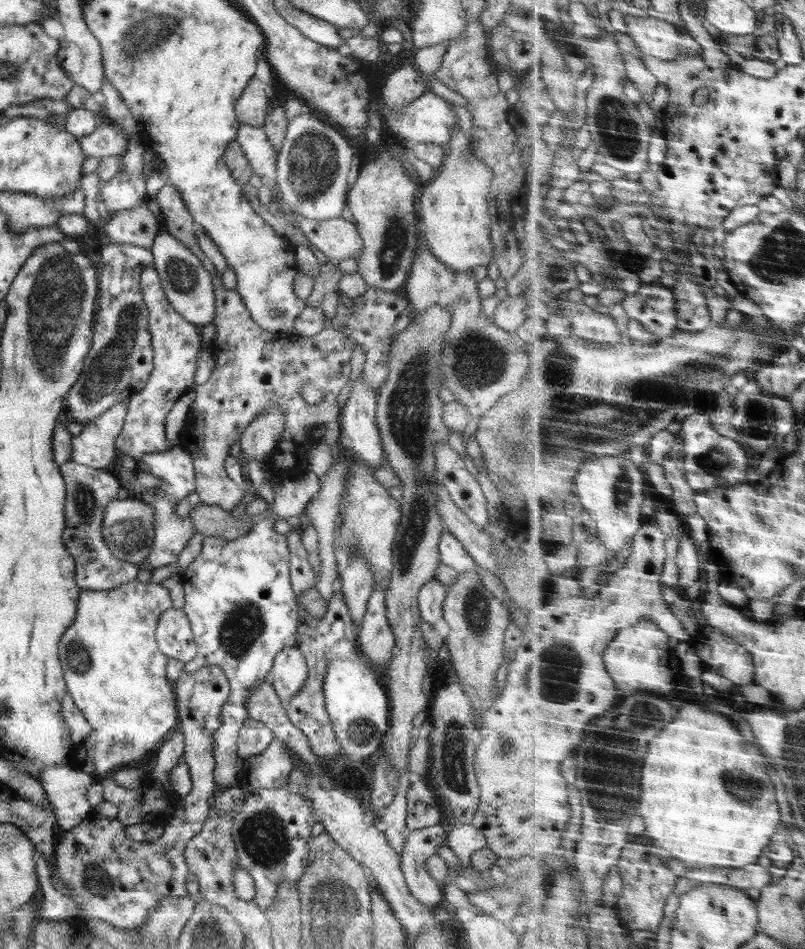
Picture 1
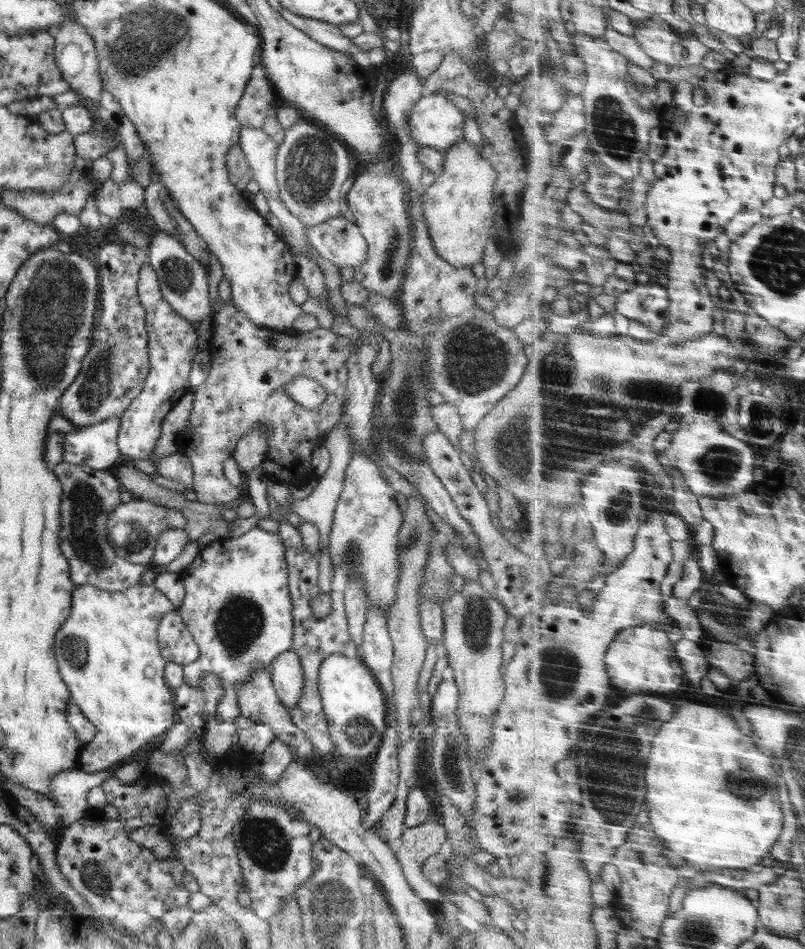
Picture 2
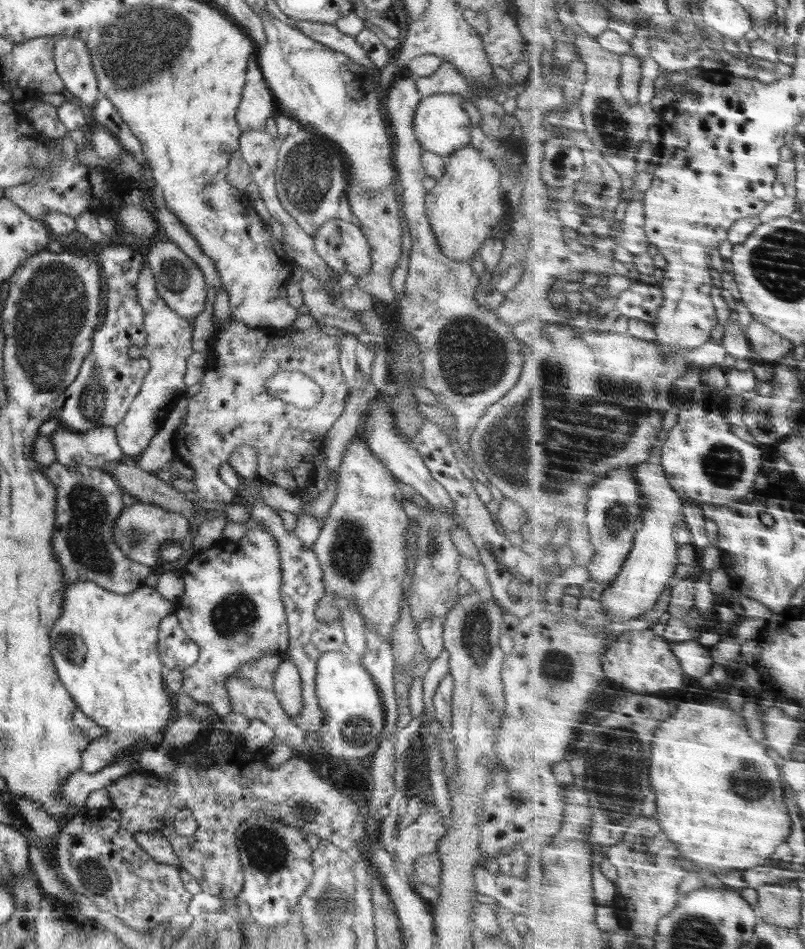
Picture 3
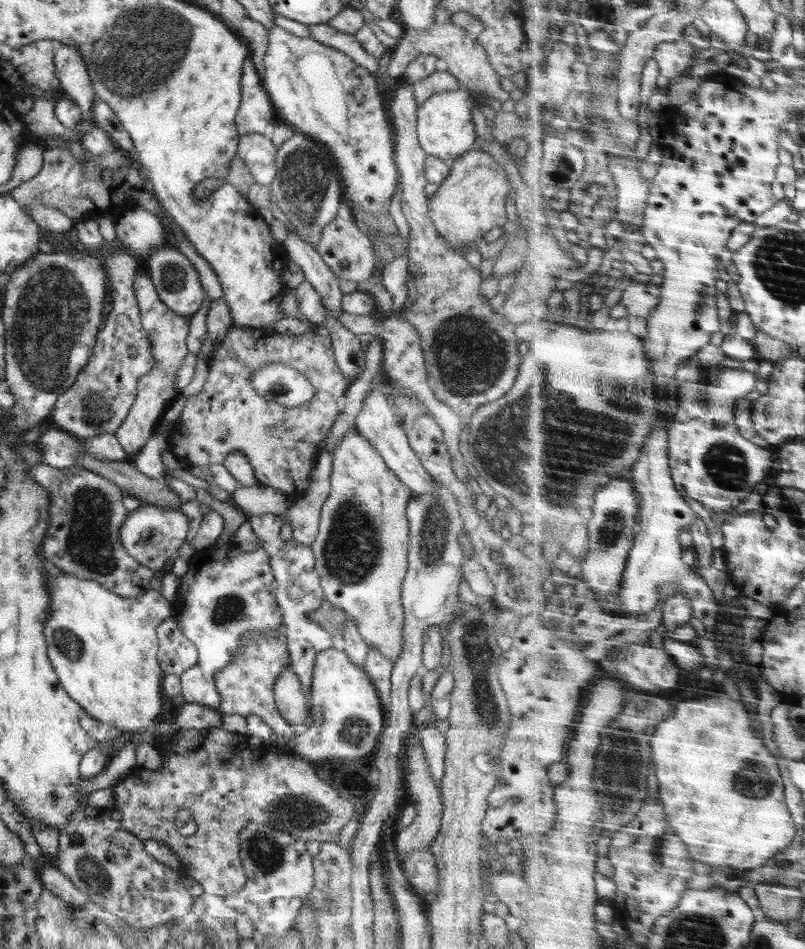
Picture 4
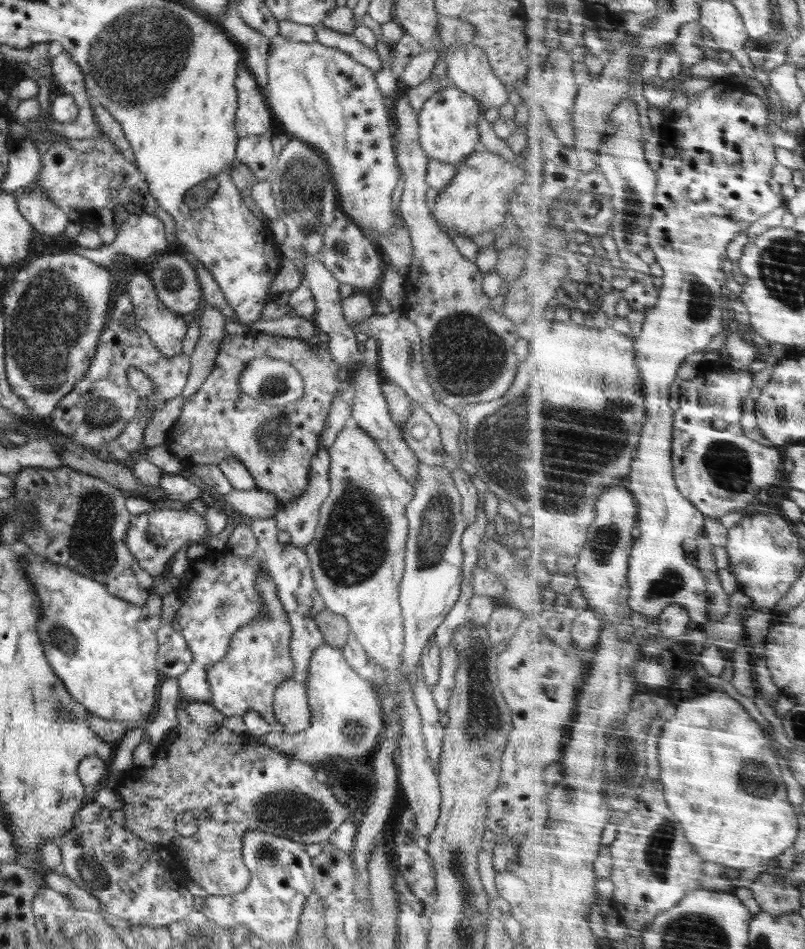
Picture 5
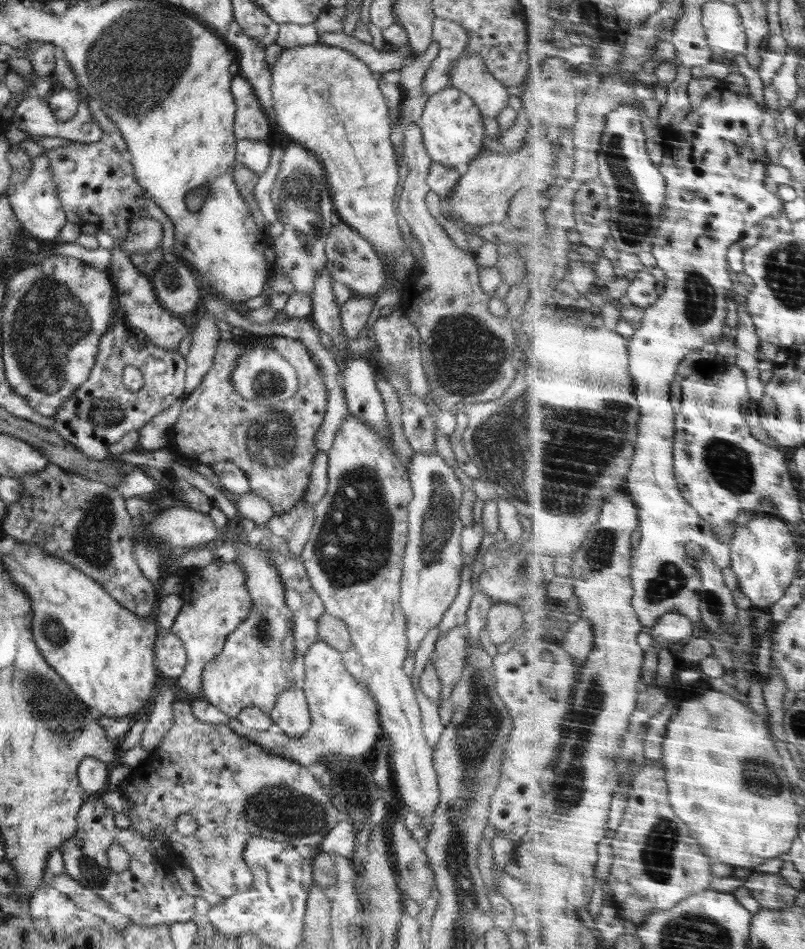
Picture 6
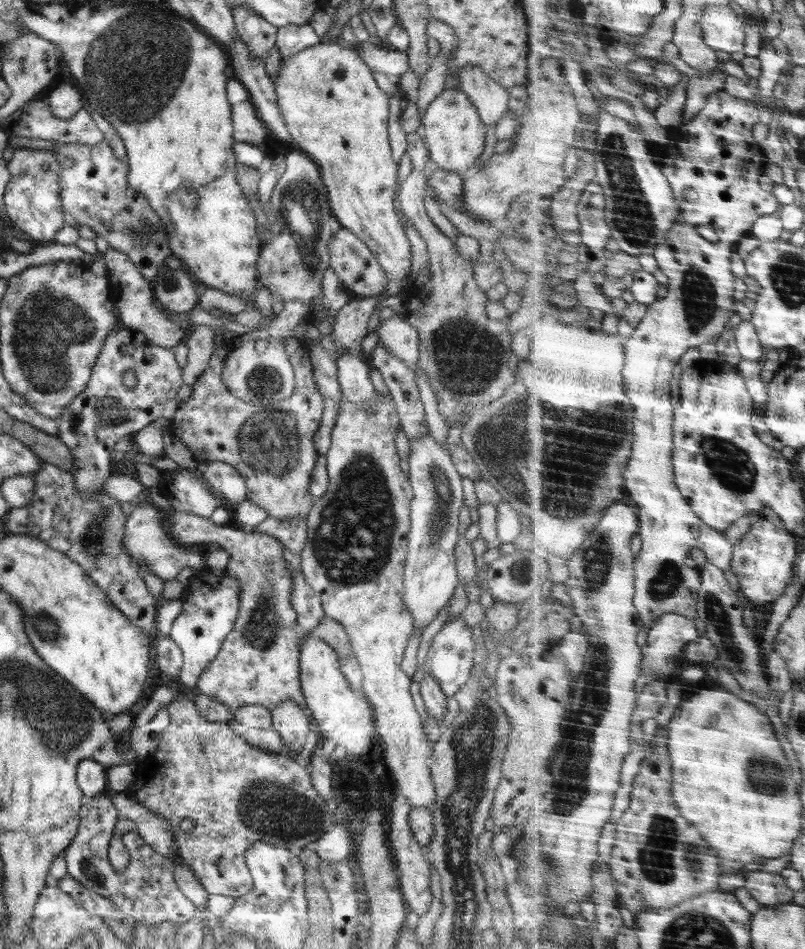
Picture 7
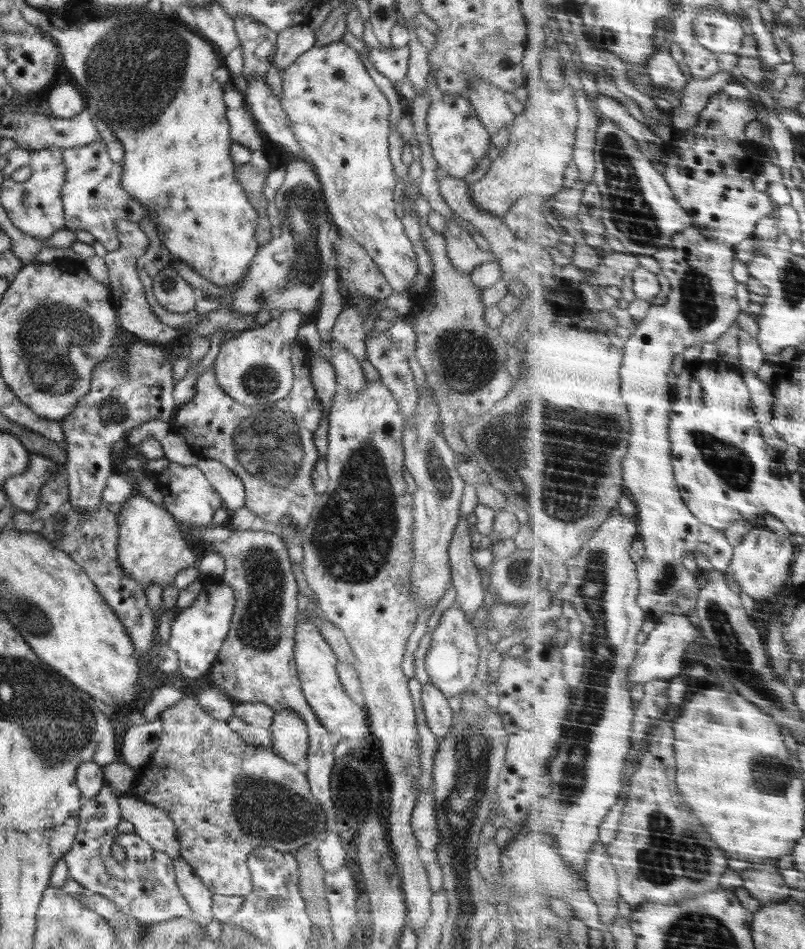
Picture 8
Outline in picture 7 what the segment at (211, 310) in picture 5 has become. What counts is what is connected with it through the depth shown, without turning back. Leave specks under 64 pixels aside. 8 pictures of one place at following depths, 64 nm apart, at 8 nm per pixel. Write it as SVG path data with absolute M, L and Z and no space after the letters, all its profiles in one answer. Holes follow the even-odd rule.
M196 325L187 340L189 351L186 366L183 369L183 383L190 388L210 364L215 346L214 338L216 338L214 329L208 325Z

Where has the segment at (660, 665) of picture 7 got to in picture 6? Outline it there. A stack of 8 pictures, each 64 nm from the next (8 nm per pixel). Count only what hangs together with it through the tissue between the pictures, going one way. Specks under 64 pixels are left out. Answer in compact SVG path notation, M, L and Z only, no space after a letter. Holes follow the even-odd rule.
M672 612L666 614L658 621L658 624L653 627L652 634L654 640L658 643L656 648L661 649L670 648L668 645L674 643L676 647L678 643L690 641L690 637L694 634L694 621L682 612Z

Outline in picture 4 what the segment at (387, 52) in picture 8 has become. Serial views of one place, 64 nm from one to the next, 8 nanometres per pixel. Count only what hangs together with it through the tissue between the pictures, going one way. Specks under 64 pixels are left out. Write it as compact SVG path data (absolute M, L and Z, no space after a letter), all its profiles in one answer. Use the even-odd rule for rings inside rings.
M328 23L309 24L308 30L310 30L310 37L314 40L347 54L348 58L351 58L358 66L363 66L371 73L378 70L378 60L367 50L364 50L354 35L340 32Z

